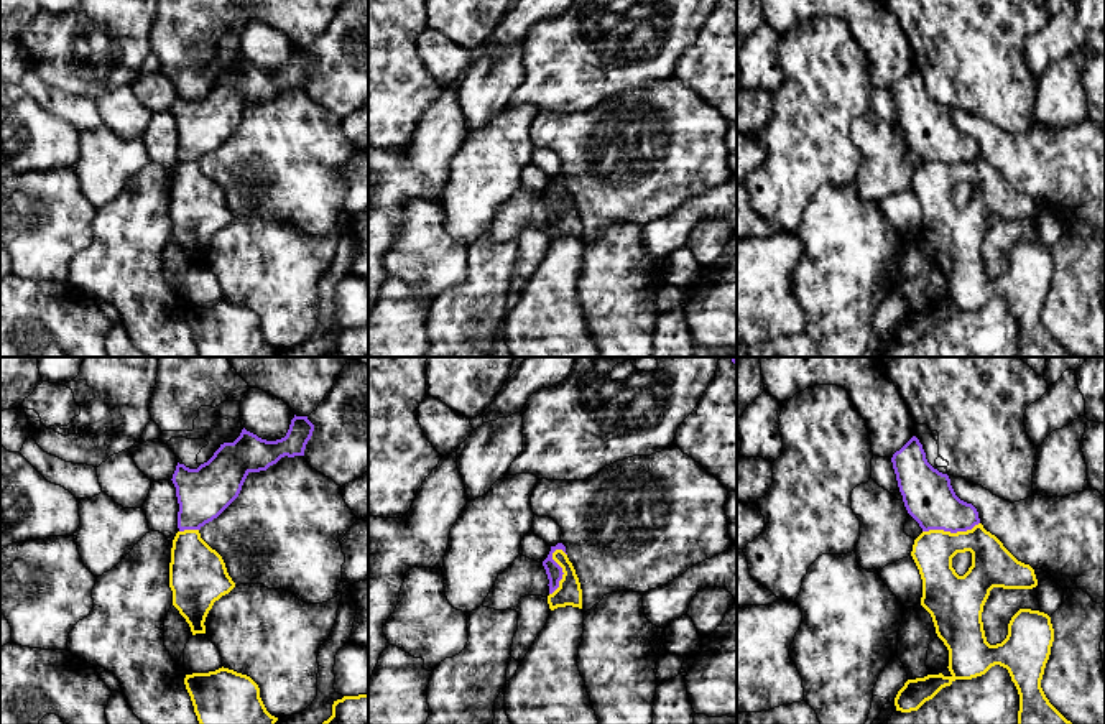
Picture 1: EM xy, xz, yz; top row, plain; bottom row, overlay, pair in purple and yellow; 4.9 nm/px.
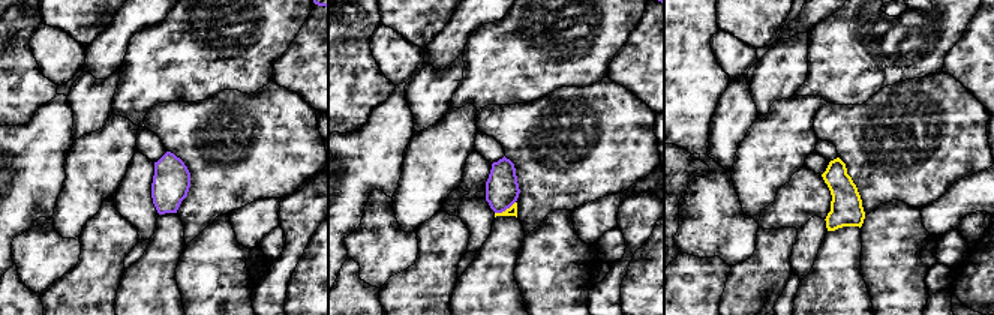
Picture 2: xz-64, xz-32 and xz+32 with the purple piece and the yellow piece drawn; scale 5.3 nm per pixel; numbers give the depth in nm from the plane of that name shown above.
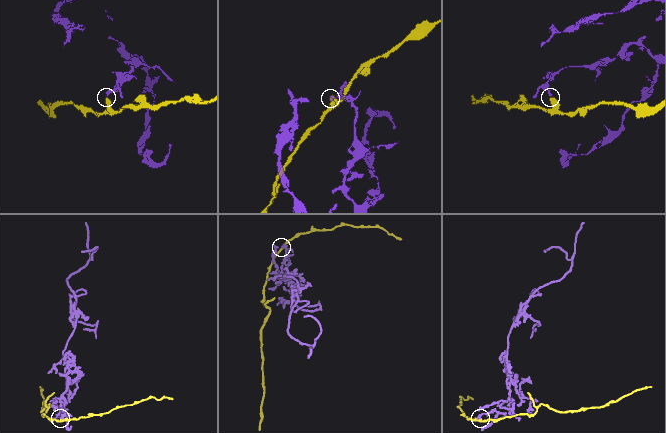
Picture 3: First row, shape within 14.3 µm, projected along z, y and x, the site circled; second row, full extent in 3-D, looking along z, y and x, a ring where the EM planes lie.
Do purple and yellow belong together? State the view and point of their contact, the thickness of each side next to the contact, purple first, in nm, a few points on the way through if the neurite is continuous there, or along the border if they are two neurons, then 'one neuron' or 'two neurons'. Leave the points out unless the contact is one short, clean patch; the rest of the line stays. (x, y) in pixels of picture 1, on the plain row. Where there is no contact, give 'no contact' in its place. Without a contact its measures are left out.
contact xz (561, 201); calibres 80 and 120 nm; border xz (561, 180), (553, 185), (553, 191), (563, 209), (550, 226); two neurons

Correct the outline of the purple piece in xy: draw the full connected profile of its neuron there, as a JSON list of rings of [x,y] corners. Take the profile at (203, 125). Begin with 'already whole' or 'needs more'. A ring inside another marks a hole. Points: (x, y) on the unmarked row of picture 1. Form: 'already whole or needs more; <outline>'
already whole; [[[294,46],[281,71],[266,72],[243,59],[233,74],[220,76],[197,100],[178,94],[171,112],[179,135],[179,163],[201,161],[217,150],[238,128],[250,104],[266,102],[284,87],[304,87],[312,63],[307,48]]]

